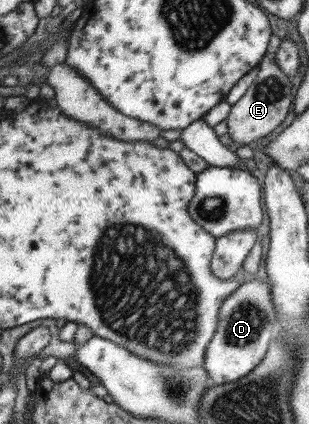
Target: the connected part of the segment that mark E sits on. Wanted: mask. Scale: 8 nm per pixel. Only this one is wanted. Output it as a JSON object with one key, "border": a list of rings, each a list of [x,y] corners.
{"border":[[[271,34],[268,44],[267,53],[256,66],[258,72],[252,80],[251,85],[246,92],[230,105],[228,117],[225,119],[228,136],[232,141],[248,145],[250,142],[263,138],[270,134],[277,126],[280,125],[284,117],[288,114],[290,102],[292,102],[292,84],[288,77],[275,65],[273,56],[279,45],[279,39],[276,34]]]}

